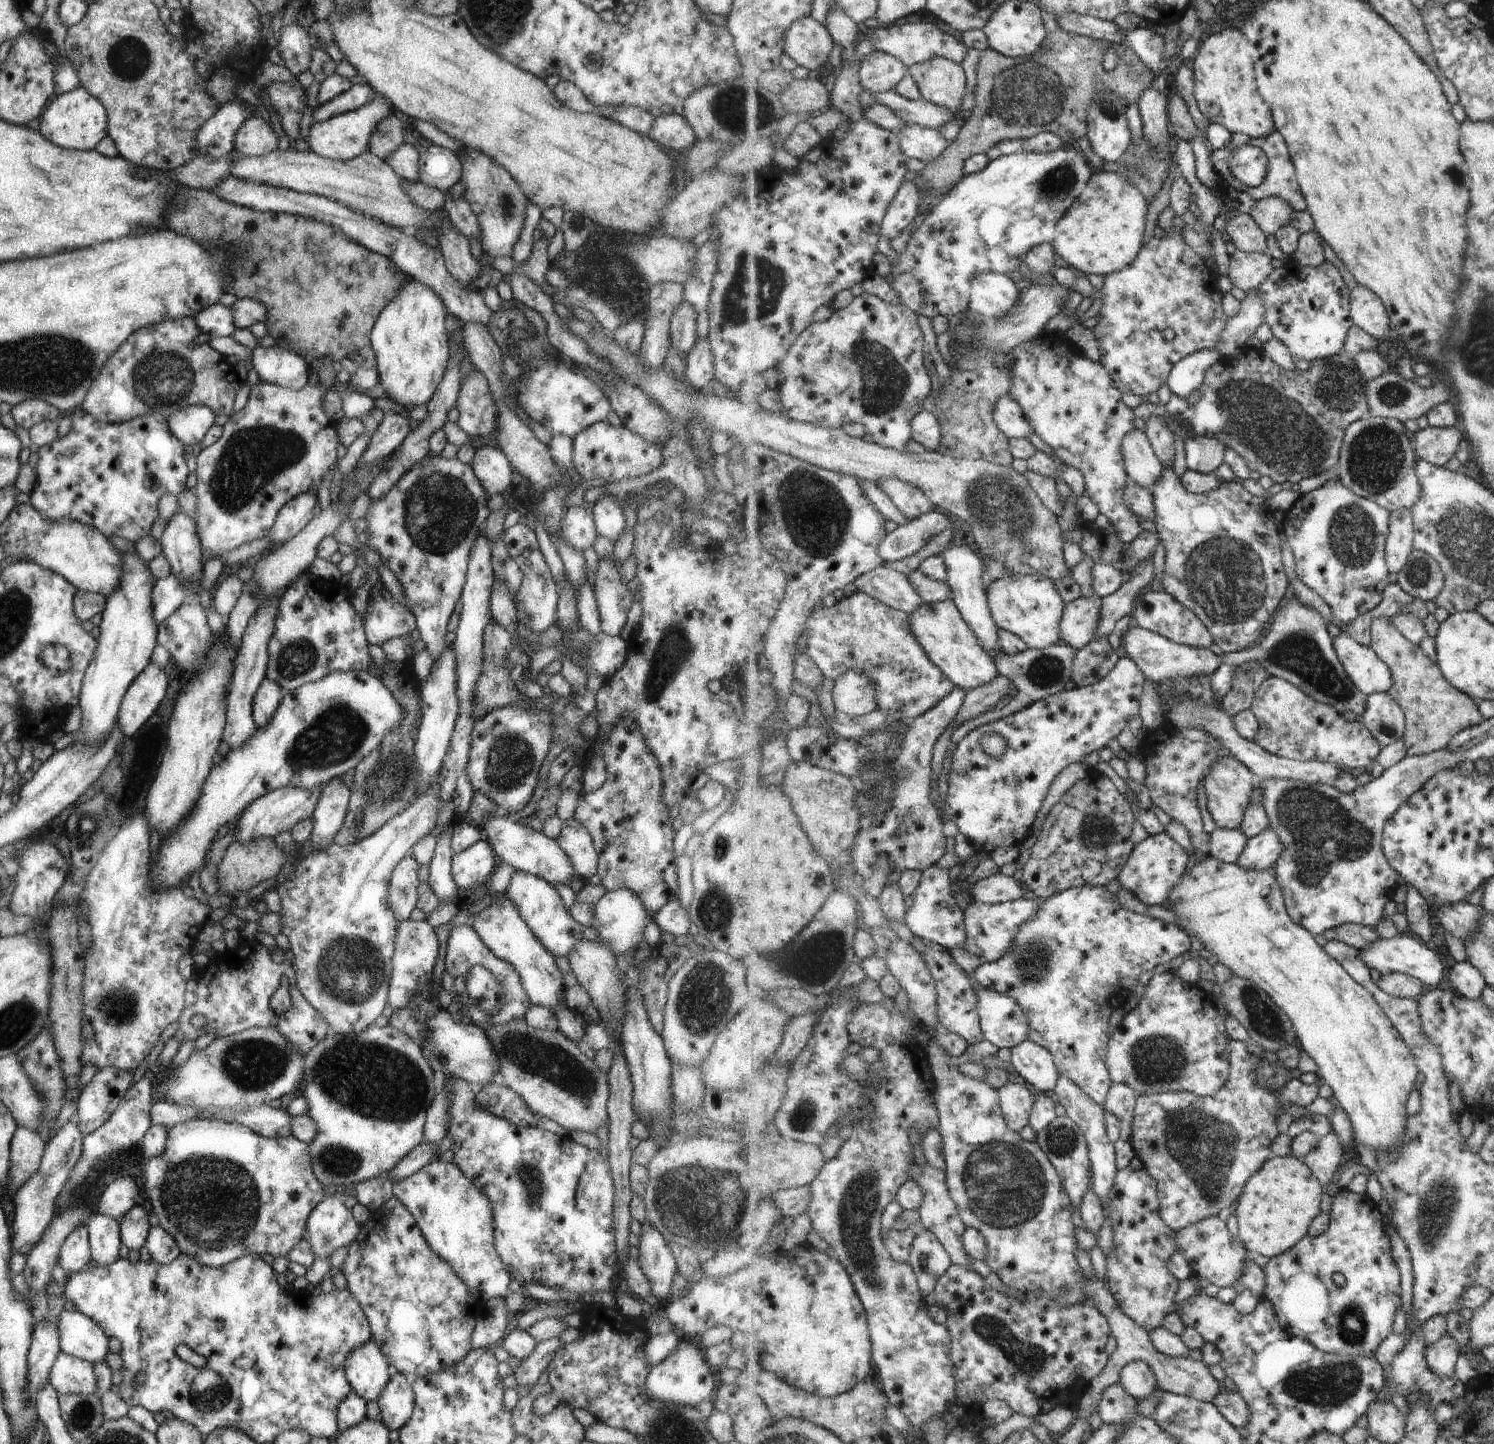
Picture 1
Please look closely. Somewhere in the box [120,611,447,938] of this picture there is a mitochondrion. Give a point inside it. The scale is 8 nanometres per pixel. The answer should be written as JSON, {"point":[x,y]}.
{"point":[338,734]}

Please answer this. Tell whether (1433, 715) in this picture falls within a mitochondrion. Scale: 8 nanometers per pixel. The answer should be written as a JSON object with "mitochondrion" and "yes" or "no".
{"mitochondrion":"no"}

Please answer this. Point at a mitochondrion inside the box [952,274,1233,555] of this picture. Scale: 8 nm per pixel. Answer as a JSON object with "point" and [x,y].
{"point":[999,507]}

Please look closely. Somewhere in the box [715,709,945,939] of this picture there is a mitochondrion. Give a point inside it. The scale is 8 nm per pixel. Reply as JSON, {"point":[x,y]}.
{"point":[874,772]}

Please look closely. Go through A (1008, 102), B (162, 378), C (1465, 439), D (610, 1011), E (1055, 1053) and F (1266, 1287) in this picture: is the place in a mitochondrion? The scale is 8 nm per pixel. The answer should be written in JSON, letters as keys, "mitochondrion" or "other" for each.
{"A":"mitochondrion","B":"mitochondrion","C":"other","D":"other","E":"other","F":"other"}

